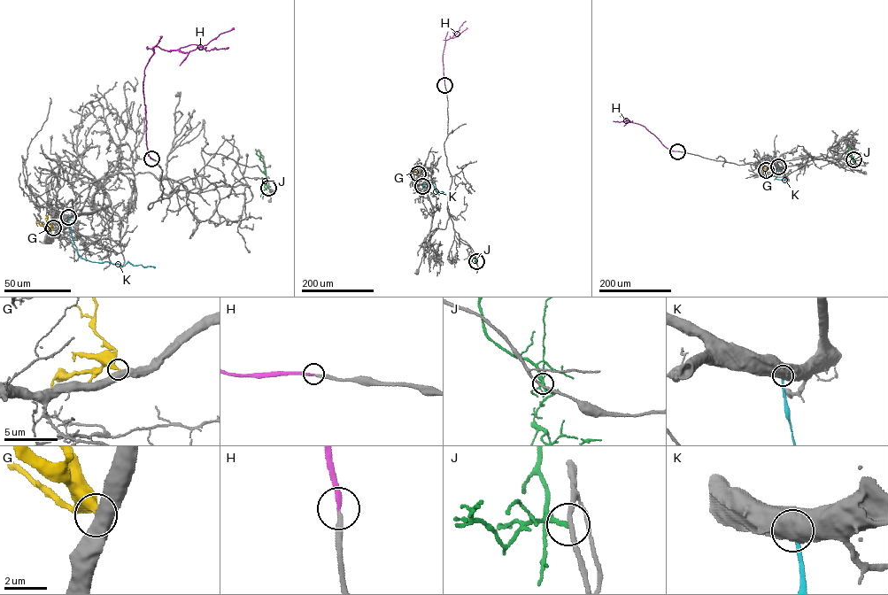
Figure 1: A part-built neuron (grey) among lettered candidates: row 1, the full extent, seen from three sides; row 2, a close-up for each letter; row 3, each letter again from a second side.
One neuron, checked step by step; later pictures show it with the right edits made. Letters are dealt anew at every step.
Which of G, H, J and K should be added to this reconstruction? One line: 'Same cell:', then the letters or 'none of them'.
Same cell: H

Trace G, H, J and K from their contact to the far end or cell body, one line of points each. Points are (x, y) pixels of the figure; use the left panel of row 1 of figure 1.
G: (53, 227), (45, 228), (37, 221)
H: (151, 158), (146, 146), (143, 82), (152, 48), (184, 52), (196, 47), (206, 50), (228, 47)
J: (268, 188), (264, 166), (255, 149)
K: (67, 217), (73, 243), (82, 258), (122, 266), (127, 261), (134, 266), (154, 267)

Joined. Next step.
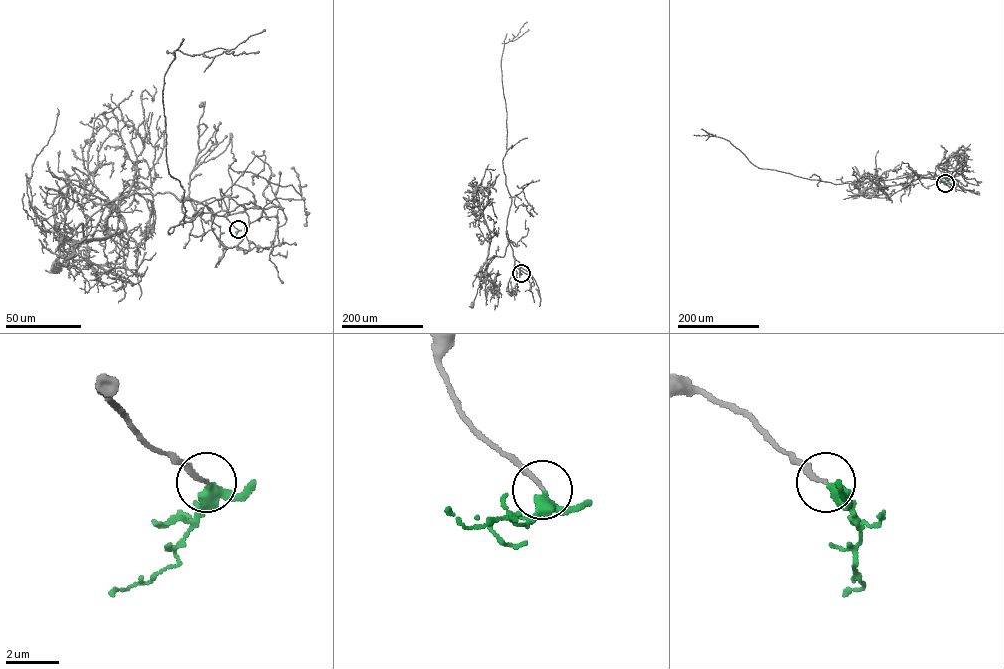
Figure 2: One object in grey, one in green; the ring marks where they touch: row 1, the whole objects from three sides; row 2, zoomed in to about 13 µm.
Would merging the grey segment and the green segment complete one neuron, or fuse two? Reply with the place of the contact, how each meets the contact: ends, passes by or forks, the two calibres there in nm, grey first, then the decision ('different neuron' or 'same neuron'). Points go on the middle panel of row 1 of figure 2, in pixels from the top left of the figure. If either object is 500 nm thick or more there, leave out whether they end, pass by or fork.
place (521, 273); grey ends; green forks; calibres 160 and 280 nm; same neuron

